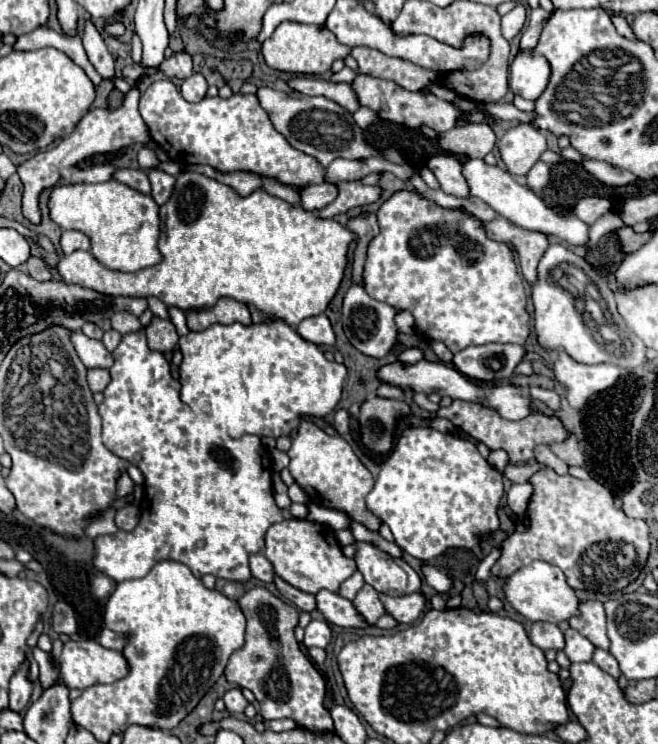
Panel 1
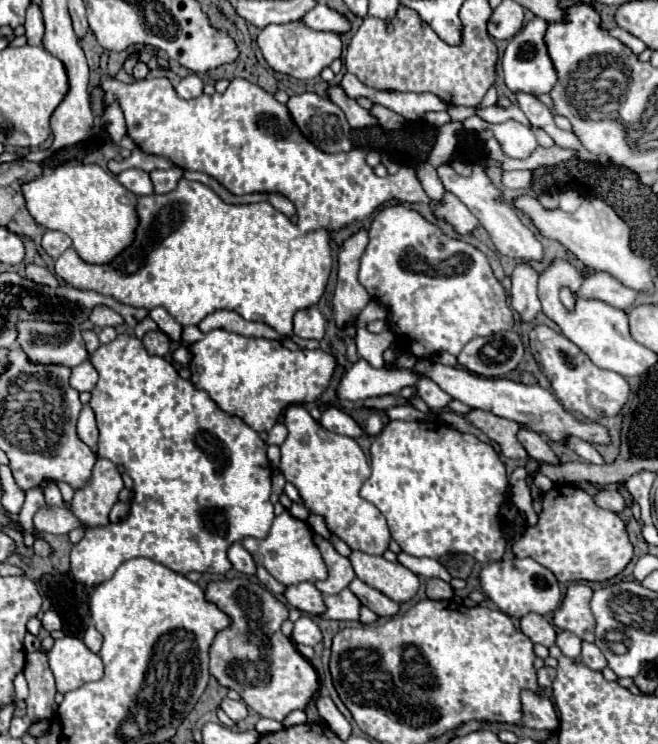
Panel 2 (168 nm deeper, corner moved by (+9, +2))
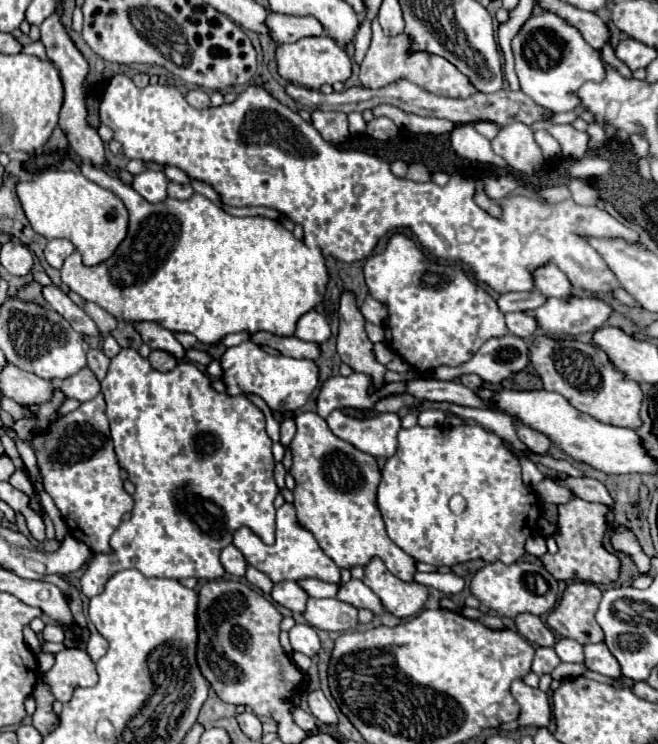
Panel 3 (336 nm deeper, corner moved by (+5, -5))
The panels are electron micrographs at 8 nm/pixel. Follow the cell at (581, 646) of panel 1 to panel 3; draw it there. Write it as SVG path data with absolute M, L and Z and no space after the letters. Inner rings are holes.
M560 639L554 647L558 657L566 663L582 663L584 661L584 647L574 639Z

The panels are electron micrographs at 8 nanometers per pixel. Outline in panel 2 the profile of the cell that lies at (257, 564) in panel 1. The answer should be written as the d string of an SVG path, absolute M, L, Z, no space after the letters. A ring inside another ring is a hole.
M234 542L228 548L228 560L230 560L234 570L238 570L238 572L242 572L246 576L252 576L256 572L256 564L254 564L252 556L248 554L248 550L240 542Z

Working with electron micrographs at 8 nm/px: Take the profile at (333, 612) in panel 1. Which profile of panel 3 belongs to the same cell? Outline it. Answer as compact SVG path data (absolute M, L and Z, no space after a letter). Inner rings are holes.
M284 581L284 583L276 583L274 591L272 591L272 599L276 599L278 605L294 611L294 613L304 613L306 609L306 601L308 601L308 593L294 581Z

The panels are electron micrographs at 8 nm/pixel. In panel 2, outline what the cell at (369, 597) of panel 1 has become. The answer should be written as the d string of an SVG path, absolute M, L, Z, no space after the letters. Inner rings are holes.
M344 588L342 592L334 594L334 596L322 596L324 598L324 614L322 618L326 620L358 620L360 618L360 600L348 590Z

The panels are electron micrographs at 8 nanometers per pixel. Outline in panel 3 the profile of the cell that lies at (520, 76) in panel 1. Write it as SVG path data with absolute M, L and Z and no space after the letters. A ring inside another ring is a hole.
M540 13L530 17L520 33L512 39L512 51L516 59L520 89L534 103L550 111L572 111L574 107L578 107L578 87L590 79L604 79L600 51L590 47L574 27L568 27L564 19L552 13Z

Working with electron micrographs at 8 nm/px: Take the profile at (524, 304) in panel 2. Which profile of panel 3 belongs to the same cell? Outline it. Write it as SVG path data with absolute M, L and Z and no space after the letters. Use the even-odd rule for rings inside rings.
M516 311L516 313L508 313L506 315L506 325L510 329L512 335L528 339L534 335L534 331L538 329L538 321L530 315L526 315L524 311Z

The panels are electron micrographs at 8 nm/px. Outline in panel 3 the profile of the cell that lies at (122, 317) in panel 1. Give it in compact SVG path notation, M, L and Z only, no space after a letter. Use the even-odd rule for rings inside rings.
M82 303L82 307L84 307L84 311L86 311L86 315L96 323L96 327L100 329L100 335L110 335L110 331L114 331L116 329L116 325L118 325L118 321L108 313L108 311L104 311L102 307L98 307L96 303Z

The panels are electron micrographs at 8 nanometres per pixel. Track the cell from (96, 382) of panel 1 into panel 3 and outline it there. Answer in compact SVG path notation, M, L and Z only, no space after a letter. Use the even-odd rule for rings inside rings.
M84 367L80 369L76 375L68 377L62 381L60 389L64 391L64 395L68 399L78 399L78 401L90 401L100 393L100 383L96 379L96 375Z

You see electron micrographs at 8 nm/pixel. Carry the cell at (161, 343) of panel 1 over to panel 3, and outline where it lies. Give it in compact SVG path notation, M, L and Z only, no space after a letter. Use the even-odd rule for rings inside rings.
M154 349L148 359L150 359L152 367L158 369L158 371L170 371L170 369L174 369L176 363L178 363L174 355L168 355L166 351L160 351L160 349Z

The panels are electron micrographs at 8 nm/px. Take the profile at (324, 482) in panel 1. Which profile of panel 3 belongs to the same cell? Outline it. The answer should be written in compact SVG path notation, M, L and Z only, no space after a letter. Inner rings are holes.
M298 413L294 421L296 435L290 443L294 463L290 475L296 481L294 507L298 521L312 531L320 549L338 567L364 567L372 557L380 557L392 575L412 581L416 561L388 537L380 511L376 511L376 487L380 481L376 459L336 437L318 413Z

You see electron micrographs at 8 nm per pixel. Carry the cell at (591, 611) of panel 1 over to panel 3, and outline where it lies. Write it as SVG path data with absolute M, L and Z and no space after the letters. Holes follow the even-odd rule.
M570 583L562 595L560 605L548 615L548 627L562 637L574 639L580 645L600 643L604 633L594 621L596 607L602 599L602 591L590 583Z

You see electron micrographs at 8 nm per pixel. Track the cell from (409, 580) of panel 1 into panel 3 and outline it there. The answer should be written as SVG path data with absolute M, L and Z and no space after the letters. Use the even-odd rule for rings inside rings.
M376 557L364 567L362 581L380 597L384 609L396 617L416 615L428 597L428 589L424 585L398 579Z

